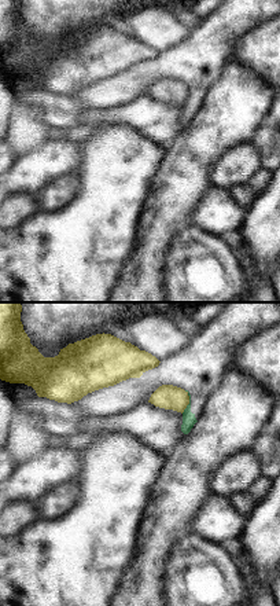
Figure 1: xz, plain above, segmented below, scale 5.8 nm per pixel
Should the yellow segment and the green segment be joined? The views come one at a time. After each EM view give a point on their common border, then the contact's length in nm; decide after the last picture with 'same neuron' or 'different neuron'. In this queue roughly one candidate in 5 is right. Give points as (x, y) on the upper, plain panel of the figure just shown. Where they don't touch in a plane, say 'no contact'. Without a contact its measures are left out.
(188, 94) | 140 nm

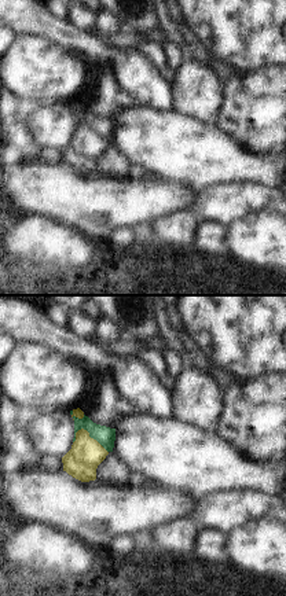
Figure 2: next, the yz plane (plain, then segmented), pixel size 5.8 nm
(90, 129) | 240 nm

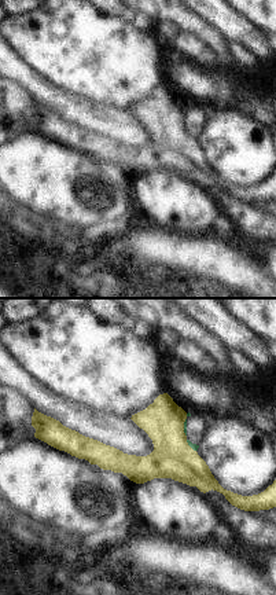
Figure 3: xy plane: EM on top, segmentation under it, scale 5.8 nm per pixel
(183, 120) | 110 nm

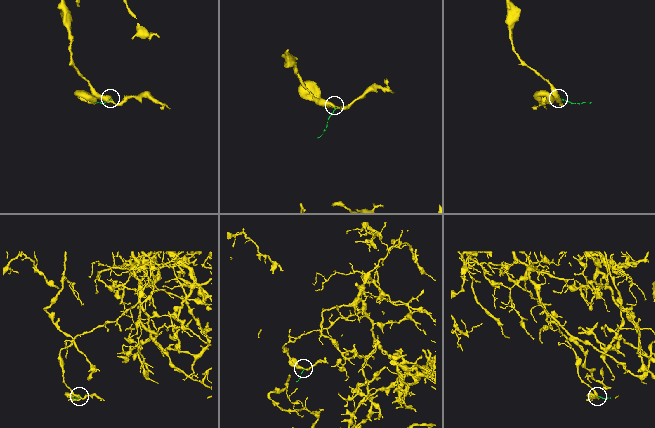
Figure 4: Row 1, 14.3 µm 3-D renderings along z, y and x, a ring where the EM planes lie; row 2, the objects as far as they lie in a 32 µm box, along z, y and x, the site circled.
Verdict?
different neuron

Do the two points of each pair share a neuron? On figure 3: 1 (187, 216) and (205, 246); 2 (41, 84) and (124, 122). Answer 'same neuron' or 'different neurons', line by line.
1: different neurons
2: same neuron

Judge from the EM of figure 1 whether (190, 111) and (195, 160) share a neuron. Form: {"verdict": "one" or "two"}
{"verdict": "two"}

